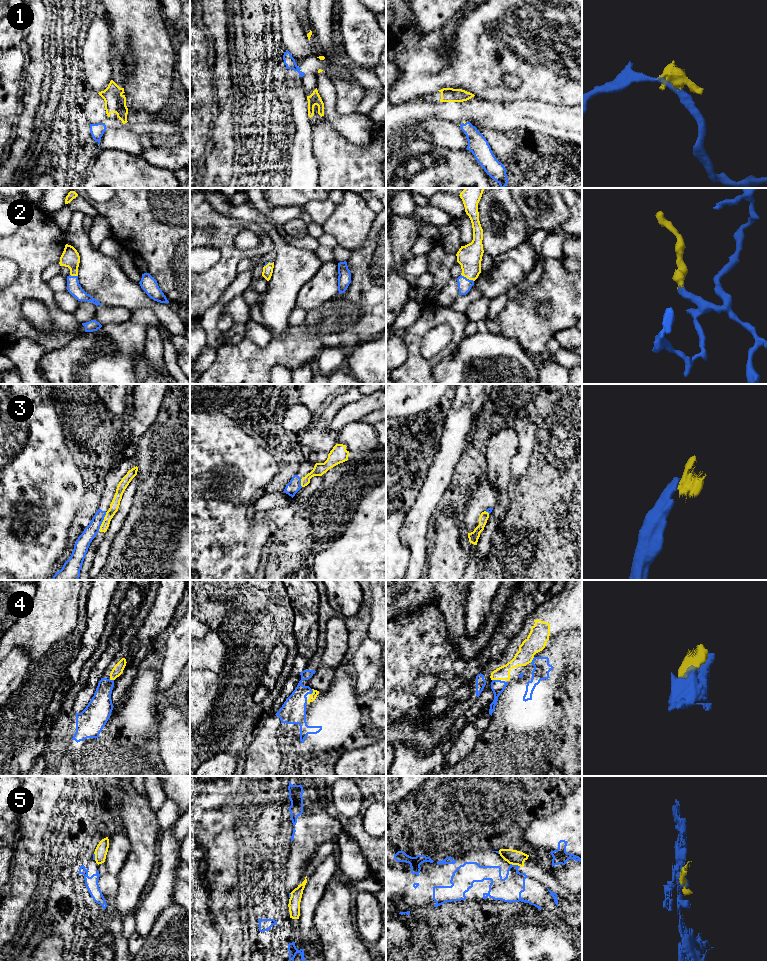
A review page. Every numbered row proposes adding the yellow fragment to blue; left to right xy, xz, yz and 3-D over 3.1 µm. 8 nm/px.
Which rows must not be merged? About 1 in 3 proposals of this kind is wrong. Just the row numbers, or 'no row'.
1, 3, 5

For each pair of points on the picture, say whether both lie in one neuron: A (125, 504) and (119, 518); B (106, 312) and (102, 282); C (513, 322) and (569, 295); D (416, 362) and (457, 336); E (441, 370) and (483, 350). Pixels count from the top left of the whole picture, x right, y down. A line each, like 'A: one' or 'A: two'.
A: one
B: two
C: one
D: one
E: one

